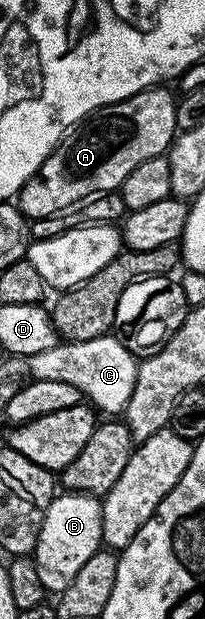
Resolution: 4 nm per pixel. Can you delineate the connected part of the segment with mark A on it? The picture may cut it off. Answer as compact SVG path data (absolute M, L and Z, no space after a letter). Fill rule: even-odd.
M165 85L151 86L149 90L141 90L111 106L104 106L94 111L77 128L71 129L66 137L59 142L58 147L40 164L40 168L16 195L16 205L27 219L50 218L61 210L77 207L94 194L114 192L121 187L124 176L136 168L136 164L144 164L144 160L165 155L171 142L176 137L176 98L166 91Z

